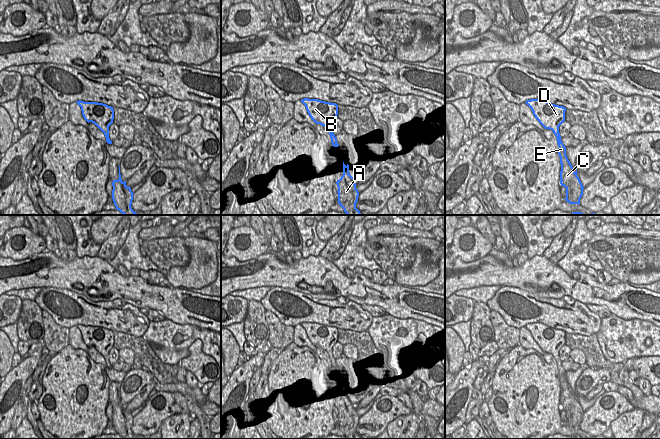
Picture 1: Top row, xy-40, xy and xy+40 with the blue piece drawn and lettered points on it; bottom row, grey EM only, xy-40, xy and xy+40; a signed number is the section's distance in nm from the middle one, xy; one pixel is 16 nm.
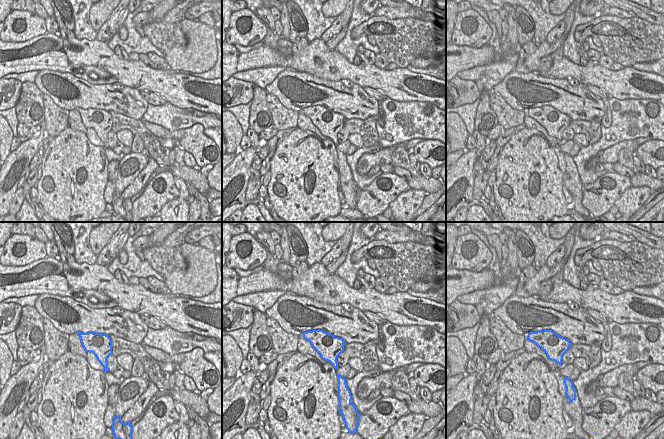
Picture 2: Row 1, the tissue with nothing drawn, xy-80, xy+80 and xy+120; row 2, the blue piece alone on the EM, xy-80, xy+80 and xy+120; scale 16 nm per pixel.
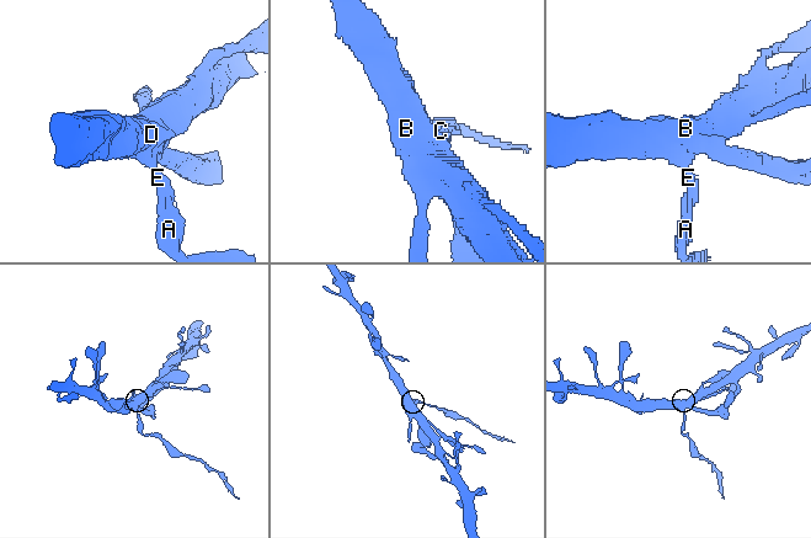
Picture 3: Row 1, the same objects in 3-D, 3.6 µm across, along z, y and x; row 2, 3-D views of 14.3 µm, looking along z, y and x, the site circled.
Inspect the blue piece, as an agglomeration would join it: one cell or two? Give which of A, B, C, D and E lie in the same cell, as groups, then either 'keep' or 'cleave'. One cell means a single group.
A C E / B D | cleave

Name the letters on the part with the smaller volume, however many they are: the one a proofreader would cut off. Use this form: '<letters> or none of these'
A, C, E

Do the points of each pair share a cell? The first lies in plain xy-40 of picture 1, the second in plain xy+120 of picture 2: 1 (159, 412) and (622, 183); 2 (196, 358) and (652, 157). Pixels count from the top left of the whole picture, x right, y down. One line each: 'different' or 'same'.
1: same
2: same

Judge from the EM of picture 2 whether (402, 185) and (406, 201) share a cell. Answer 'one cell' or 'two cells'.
two cells

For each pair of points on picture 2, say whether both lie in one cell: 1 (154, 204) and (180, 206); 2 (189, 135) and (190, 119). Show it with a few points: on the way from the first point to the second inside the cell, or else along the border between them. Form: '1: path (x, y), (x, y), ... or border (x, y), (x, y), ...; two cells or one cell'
1: border (176, 198), (168, 201), (159, 211); two cells
2: border (167, 128), (179, 130), (199, 123), (210, 138); two cells

